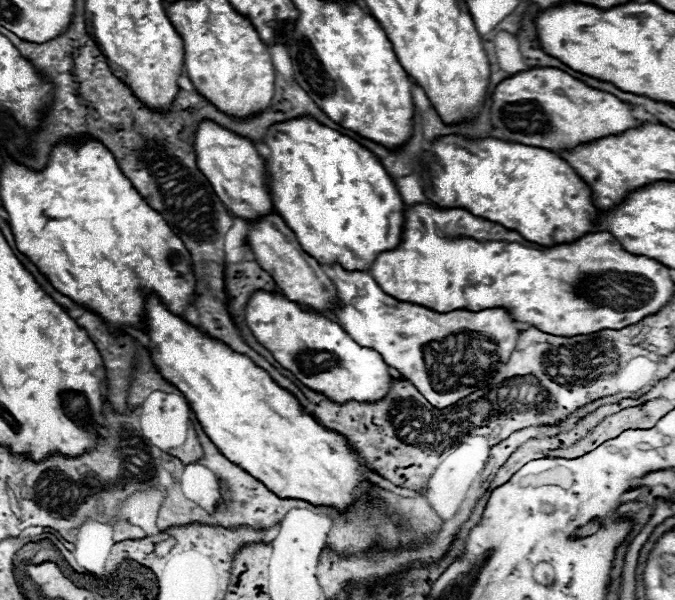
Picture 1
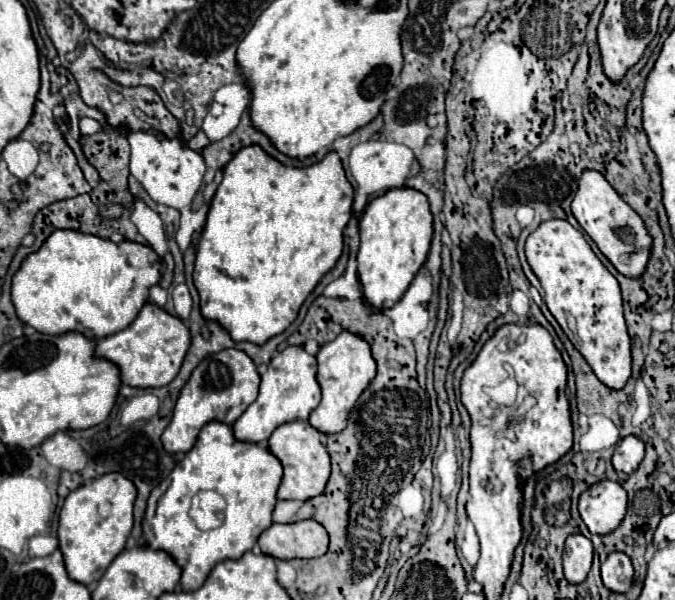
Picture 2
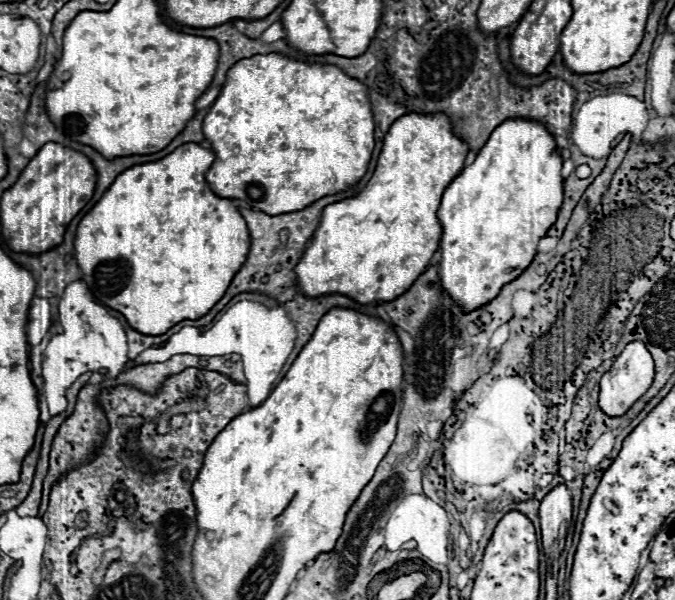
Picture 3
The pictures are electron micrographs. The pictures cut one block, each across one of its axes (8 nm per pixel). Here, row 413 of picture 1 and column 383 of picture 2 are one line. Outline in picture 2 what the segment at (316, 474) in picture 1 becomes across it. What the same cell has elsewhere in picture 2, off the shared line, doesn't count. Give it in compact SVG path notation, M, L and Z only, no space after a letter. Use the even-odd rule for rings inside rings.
M408 186L392 188L374 198L360 218L358 276L364 298L374 308L390 308L406 292L418 268L426 262L432 240L432 212L428 198Z

